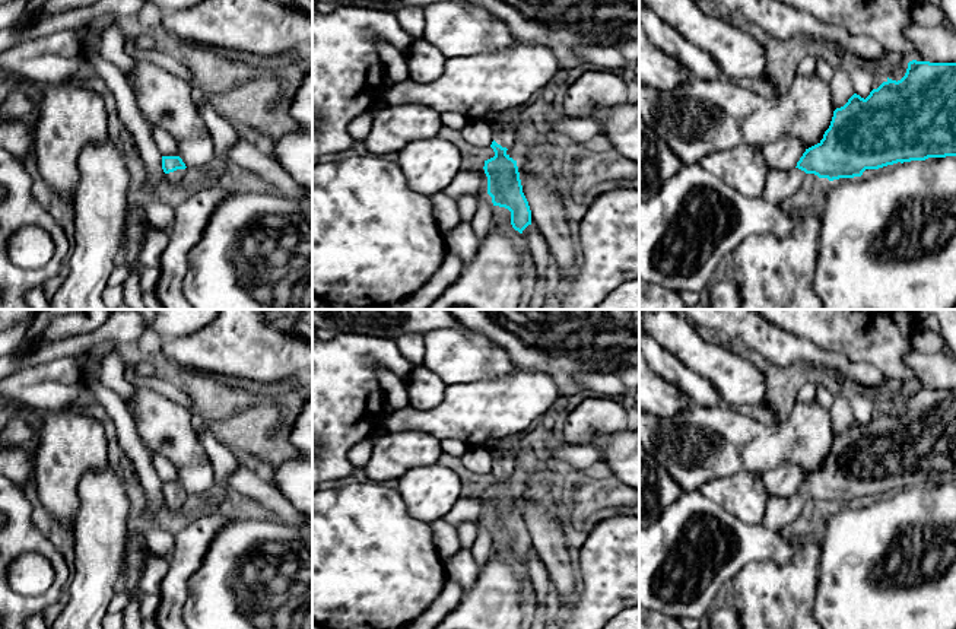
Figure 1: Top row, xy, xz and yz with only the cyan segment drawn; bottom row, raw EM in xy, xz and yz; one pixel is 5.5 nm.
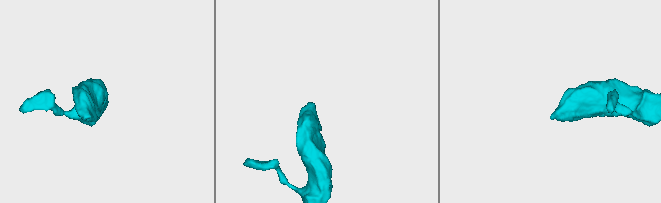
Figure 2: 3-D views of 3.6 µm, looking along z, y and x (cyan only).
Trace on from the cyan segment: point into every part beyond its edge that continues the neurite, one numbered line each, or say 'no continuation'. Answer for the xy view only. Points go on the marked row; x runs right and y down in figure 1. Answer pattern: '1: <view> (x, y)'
1: xy (177, 175)

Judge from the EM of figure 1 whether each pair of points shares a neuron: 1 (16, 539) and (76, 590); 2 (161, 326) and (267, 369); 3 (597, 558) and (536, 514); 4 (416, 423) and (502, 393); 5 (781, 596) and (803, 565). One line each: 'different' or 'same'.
1: different
2: different
3: different
4: same
5: same

